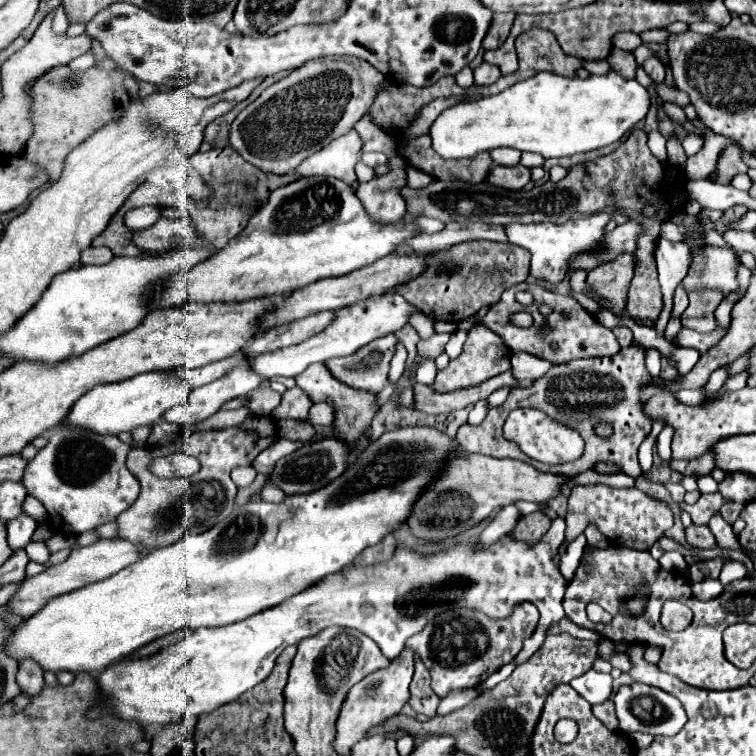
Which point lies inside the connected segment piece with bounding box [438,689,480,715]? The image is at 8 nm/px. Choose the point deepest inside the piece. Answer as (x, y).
(454, 701)

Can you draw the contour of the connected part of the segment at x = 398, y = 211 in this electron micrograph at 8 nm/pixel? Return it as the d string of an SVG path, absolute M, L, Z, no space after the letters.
M390 159L392 171L380 175L368 183L360 183L356 189L358 199L364 203L364 209L376 219L376 223L398 223L406 215L406 203L400 197L400 187L406 185L404 159Z

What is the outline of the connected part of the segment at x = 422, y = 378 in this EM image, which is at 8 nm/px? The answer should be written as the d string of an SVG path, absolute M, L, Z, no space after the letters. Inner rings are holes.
M424 359L424 361L420 363L418 371L416 371L416 381L424 383L424 385L432 383L432 381L434 381L434 377L436 377L435 366L436 365L433 360Z

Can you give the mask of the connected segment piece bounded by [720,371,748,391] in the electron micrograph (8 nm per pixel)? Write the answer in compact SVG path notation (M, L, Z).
M742 371L742 373L738 373L738 375L730 377L730 379L726 381L726 385L724 385L720 391L724 391L724 389L728 389L728 391L734 391L734 389L742 389L742 387L746 385L746 381L748 381L748 371Z

